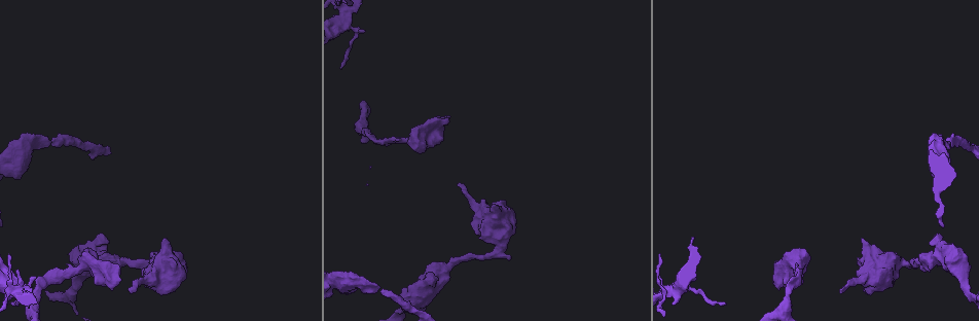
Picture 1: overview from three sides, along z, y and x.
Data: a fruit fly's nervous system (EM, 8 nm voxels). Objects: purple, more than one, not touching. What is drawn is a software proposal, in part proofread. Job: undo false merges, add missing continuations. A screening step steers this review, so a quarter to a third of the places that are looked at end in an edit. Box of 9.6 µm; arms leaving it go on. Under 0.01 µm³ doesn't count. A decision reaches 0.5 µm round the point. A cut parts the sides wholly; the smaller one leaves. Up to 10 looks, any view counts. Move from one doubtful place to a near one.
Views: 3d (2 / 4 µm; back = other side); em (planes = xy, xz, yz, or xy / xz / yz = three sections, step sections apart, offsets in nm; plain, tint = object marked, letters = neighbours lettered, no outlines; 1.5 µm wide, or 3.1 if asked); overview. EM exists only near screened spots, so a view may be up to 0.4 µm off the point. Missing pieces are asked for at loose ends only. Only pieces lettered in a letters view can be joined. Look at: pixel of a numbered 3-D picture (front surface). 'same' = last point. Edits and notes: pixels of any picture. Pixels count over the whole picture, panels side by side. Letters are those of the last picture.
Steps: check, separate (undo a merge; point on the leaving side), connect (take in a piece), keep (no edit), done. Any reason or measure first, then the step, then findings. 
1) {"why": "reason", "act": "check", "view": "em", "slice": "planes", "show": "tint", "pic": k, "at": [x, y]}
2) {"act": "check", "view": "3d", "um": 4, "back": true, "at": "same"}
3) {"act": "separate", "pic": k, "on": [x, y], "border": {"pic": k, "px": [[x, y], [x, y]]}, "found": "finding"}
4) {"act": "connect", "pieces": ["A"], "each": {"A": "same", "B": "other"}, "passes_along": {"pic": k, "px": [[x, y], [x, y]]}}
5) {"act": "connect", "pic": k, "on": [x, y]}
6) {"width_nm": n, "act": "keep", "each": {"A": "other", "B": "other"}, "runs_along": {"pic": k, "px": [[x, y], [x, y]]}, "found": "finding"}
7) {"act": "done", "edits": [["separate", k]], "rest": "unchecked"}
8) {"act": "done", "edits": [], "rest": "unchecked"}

{"why": "calibre changes", "act": "check", "view": "em", "slice": "planes", "show": "tint", "pic": 1, "at": [362, 131]}

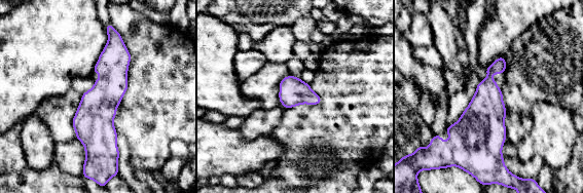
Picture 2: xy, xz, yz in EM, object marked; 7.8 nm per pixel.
{"act": "check", "view": "em", "slice": "planes", "show": "letters", "at": "same"}

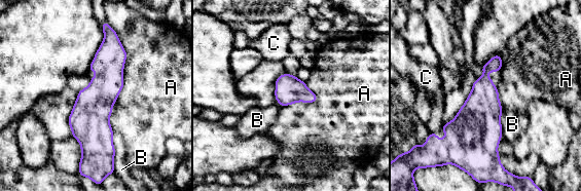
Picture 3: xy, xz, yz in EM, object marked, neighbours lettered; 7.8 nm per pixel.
{"act": "keep", "each": {"A": "other", "B": "other", "C": "other"}, "runs_along": {"pic": 3, "px": [[109, 35], [88, 156]]}, "found": "continuous, no second neuron"}

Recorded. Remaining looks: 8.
{"why": "sudden change in width", "act": "check", "view": "3d", "um": 4, "back": true, "pic": 1, "at": [894, 264]}

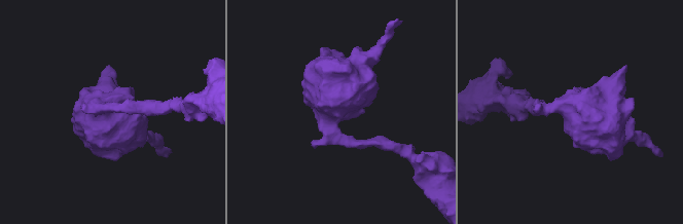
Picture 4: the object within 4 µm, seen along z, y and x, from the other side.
{"why": "need the tissue", "act": "check", "view": "em", "slice": "planes", "show": "letters", "pic": 4, "at": [101, 105]}

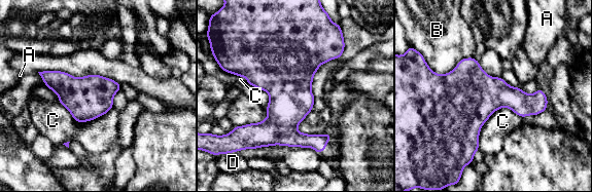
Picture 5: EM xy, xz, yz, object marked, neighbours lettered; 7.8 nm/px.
{"width_nm": 280, "act": "keep", "each": {"A": "other", "B": "other", "C": "other", "D": "other"}, "border": {"pic": 5, "px": [[521, 116], [496, 109], [478, 149]]}, "found": "all the same neuron"}

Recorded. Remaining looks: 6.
{"why": "free end", "act": "check", "view": "em", "slice": "xy", "step": 4, "show": "letters", "pic": 1, "at": [108, 241]}

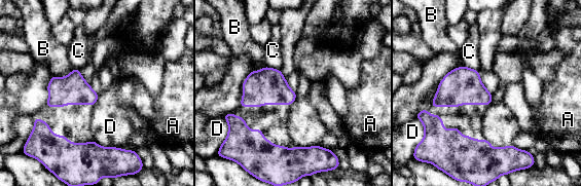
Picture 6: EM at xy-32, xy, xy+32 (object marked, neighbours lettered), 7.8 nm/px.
{"longest_contact_nm": ["D", 340], "act": "keep", "each": {"A": "other", "B": "other", "C": "other", "D": "other"}, "border": {"pic": 6, "px": [[94, 139], [101, 146], [135, 151]]}, "found": "no lettered piece goes on from it"}

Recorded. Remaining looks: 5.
{"act": "check", "view": "3d", "um": 2, "pic": 1, "at": [450, 116]}

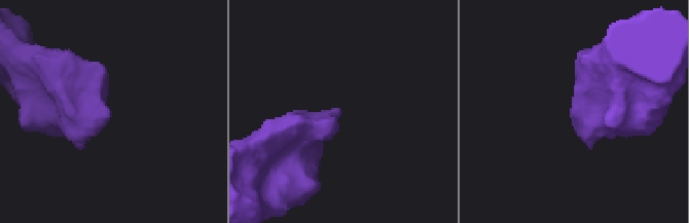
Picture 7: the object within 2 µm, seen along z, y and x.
{"why": "need the tissue", "act": "check", "view": "em", "slice": "planes", "show": "tint", "pic": 7, "at": [338, 110]}

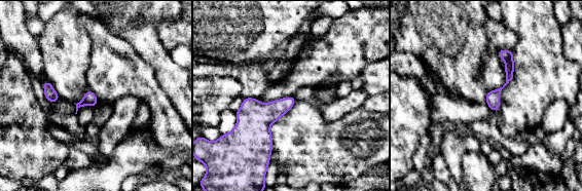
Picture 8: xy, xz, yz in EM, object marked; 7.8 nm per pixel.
{"act": "check", "view": "em", "slice": "planes", "show": "letters", "at": "same"}

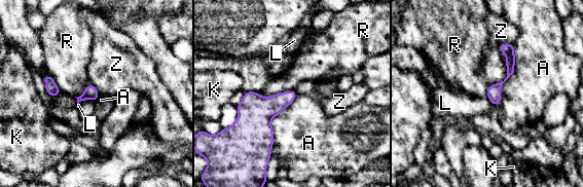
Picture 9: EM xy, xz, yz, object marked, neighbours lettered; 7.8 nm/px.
{"longest_contact_nm": ["A", 500], "act": "keep", "each": {"A": "other", "K": "other", "L": "other", "R": "other", "Z": "other"}, "found": "none of them fits"}

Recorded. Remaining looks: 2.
{"act": "done", "edits": [], "rest": "unchecked"}

